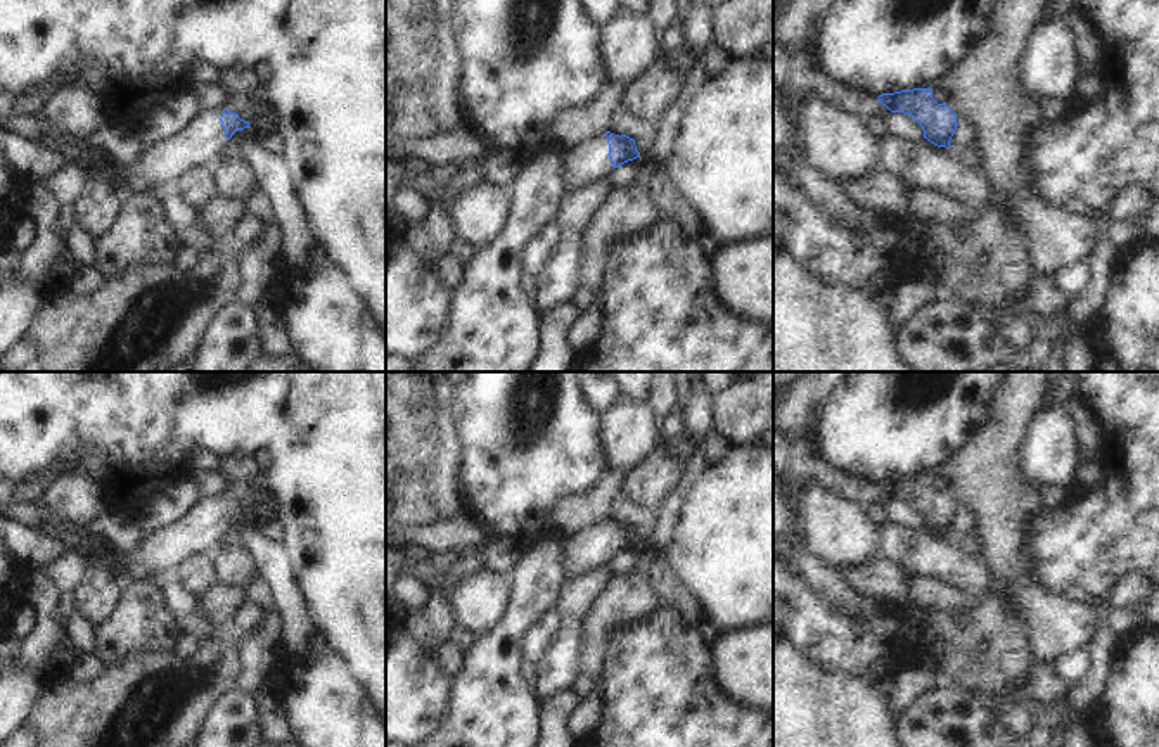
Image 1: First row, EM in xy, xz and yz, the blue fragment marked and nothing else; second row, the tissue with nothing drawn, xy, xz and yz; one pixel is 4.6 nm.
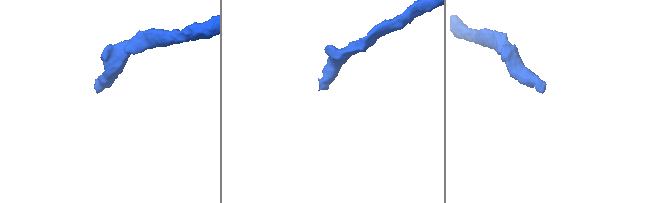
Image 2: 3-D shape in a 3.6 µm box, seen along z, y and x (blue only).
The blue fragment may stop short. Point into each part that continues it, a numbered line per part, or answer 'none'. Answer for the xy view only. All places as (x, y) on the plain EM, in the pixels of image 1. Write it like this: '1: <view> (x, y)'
1: xy (203, 528)

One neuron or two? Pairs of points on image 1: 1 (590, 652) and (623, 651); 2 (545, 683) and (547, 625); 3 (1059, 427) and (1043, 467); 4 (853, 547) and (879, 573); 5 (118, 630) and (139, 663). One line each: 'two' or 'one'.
1: two
2: two
3: one
4: two
5: two

